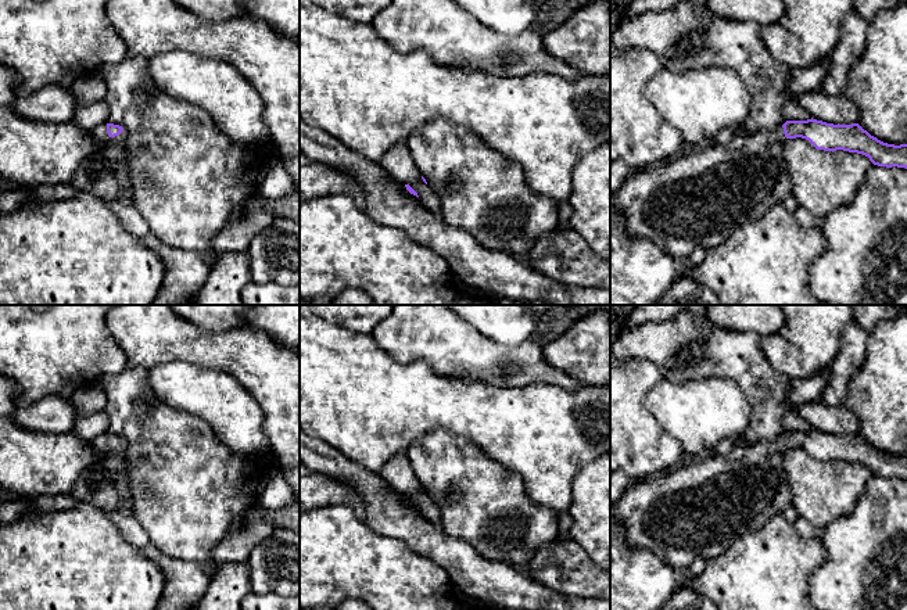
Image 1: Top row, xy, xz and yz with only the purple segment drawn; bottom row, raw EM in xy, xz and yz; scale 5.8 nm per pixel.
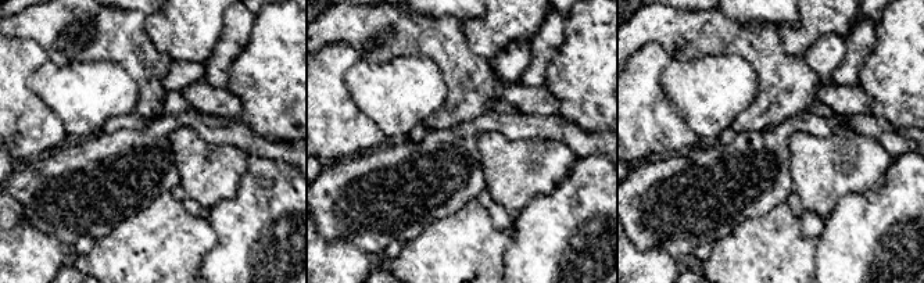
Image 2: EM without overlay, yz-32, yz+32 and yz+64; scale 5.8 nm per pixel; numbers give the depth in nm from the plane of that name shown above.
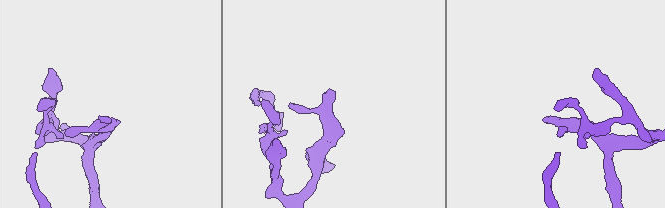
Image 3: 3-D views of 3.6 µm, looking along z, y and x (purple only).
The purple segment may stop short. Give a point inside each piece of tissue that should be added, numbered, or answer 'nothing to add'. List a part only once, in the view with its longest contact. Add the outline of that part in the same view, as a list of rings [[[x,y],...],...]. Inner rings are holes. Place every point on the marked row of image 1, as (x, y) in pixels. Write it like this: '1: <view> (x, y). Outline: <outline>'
1: xy (100, 133). Outline: [[[107,122],[97,126],[96,129],[93,129],[90,132],[90,134],[96,141],[100,141],[100,143],[121,144],[121,143],[126,141],[126,130],[125,129],[122,130],[121,134],[118,134],[115,137],[110,137],[107,133]]]

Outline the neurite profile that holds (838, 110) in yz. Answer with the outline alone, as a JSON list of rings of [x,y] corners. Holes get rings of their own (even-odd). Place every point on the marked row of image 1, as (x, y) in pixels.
[[[821,89],[799,94],[796,103],[804,108],[813,119],[833,125],[852,125],[860,119],[860,111],[845,94],[829,96]]]

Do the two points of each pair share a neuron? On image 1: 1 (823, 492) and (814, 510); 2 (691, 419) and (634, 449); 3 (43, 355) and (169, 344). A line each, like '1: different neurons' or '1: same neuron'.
1: same neuron
2: different neurons
3: different neurons

